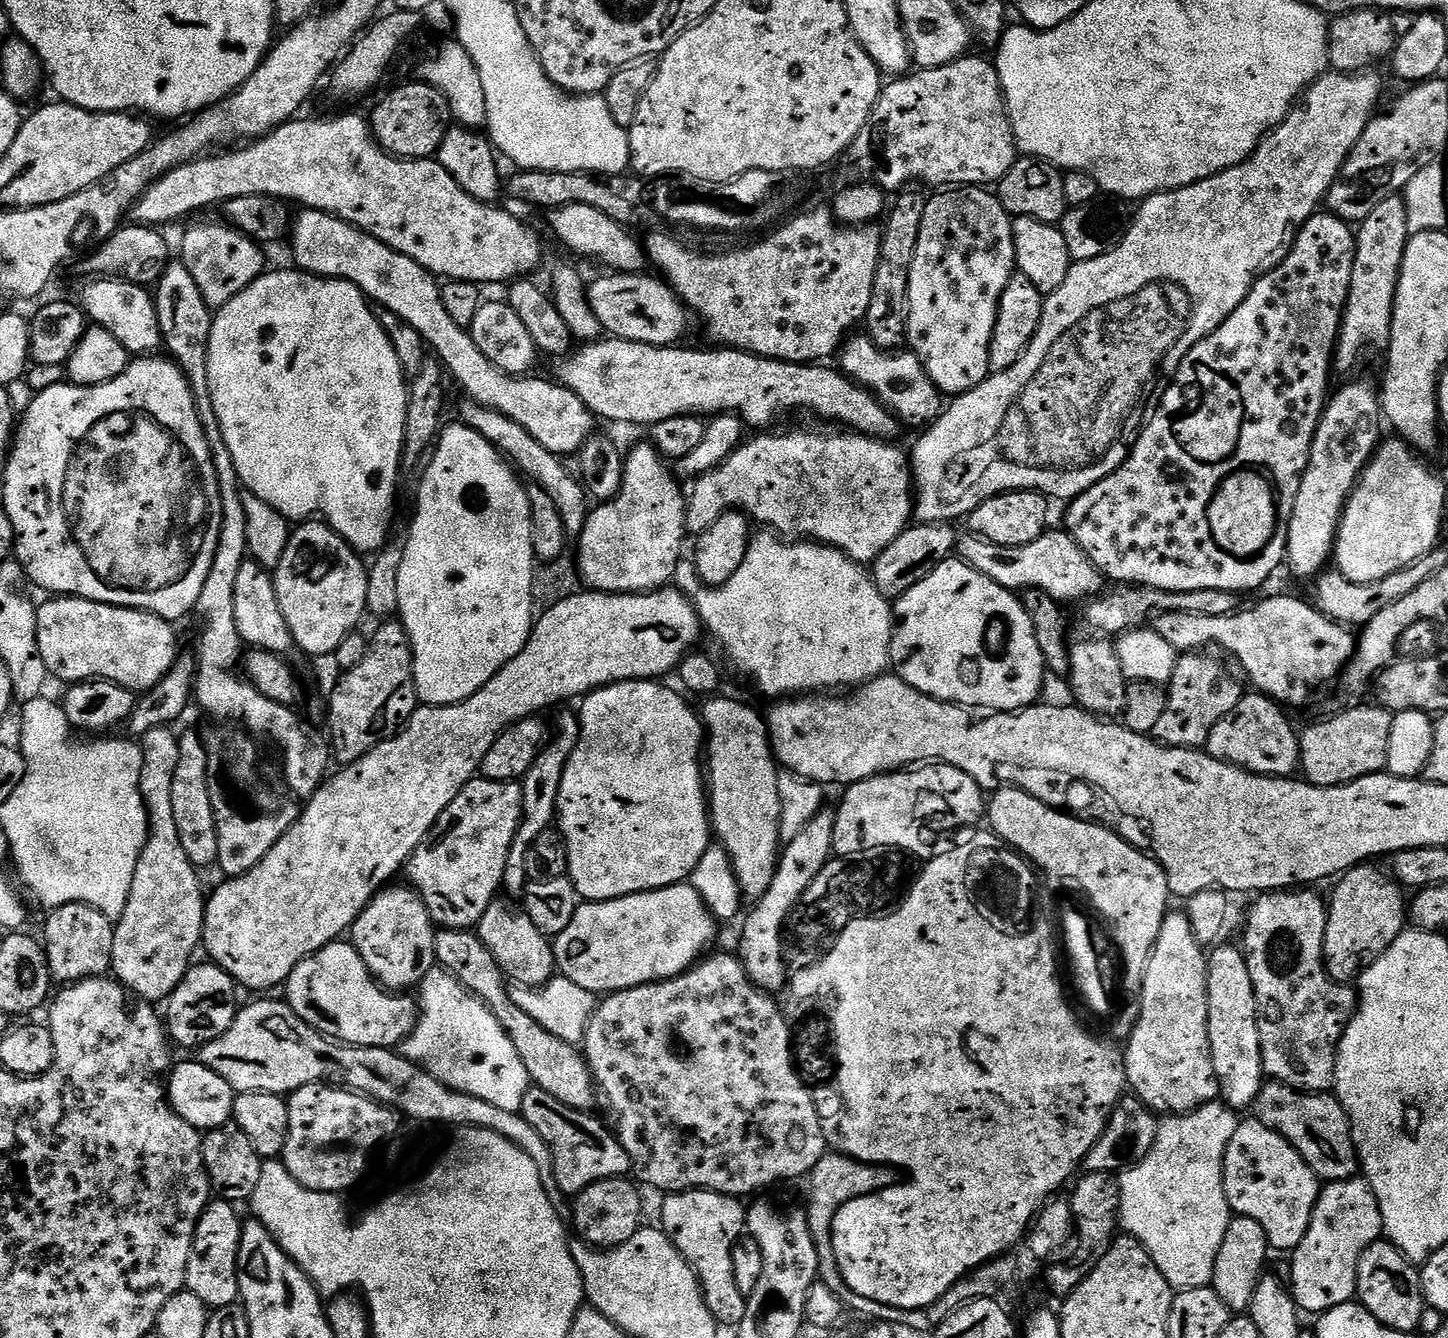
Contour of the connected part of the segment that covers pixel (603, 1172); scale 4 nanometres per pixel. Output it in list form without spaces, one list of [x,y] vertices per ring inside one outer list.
[[[529,1087],[522,1102],[519,1115],[523,1116],[534,1130],[538,1130],[542,1142],[550,1146],[552,1159],[552,1179],[555,1187],[560,1187],[569,1198],[575,1198],[587,1188],[600,1184],[603,1180],[619,1180],[632,1171],[632,1163],[626,1150],[620,1145],[615,1135],[596,1137],[584,1124],[579,1124],[577,1113],[550,1098],[541,1088]]]

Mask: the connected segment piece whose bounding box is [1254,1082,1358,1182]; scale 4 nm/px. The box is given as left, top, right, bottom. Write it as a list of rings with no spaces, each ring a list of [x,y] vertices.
[[[1268,1082],[1256,1098],[1254,1116],[1286,1140],[1321,1181],[1341,1182],[1357,1175],[1358,1161],[1349,1136],[1348,1117],[1335,1095],[1301,1094]]]

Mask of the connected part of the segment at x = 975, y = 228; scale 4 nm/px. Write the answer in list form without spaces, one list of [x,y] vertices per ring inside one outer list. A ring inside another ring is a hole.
[[[936,194],[933,200],[929,199],[924,206],[922,214],[922,226],[918,230],[918,246],[914,250],[914,262],[910,266],[910,286],[908,287],[908,331],[906,344],[913,356],[919,360],[924,372],[936,391],[948,398],[955,398],[970,392],[984,380],[990,373],[990,346],[994,334],[994,322],[998,318],[998,302],[1002,298],[1002,290],[1010,282],[1010,278],[1017,271],[1016,255],[1014,254],[1014,234],[1012,233],[1013,217],[1009,216],[999,199],[979,200],[976,196],[944,196],[948,194]]]

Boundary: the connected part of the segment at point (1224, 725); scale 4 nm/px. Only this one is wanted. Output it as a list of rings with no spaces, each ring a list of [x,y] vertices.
[[[1267,703],[1264,704],[1257,708],[1235,708],[1230,714],[1226,714],[1226,718],[1219,720],[1208,735],[1207,755],[1254,776],[1291,777],[1295,773],[1292,771],[1297,771],[1300,763],[1300,741],[1297,733],[1292,733],[1284,725],[1283,718],[1278,713],[1271,712]]]

